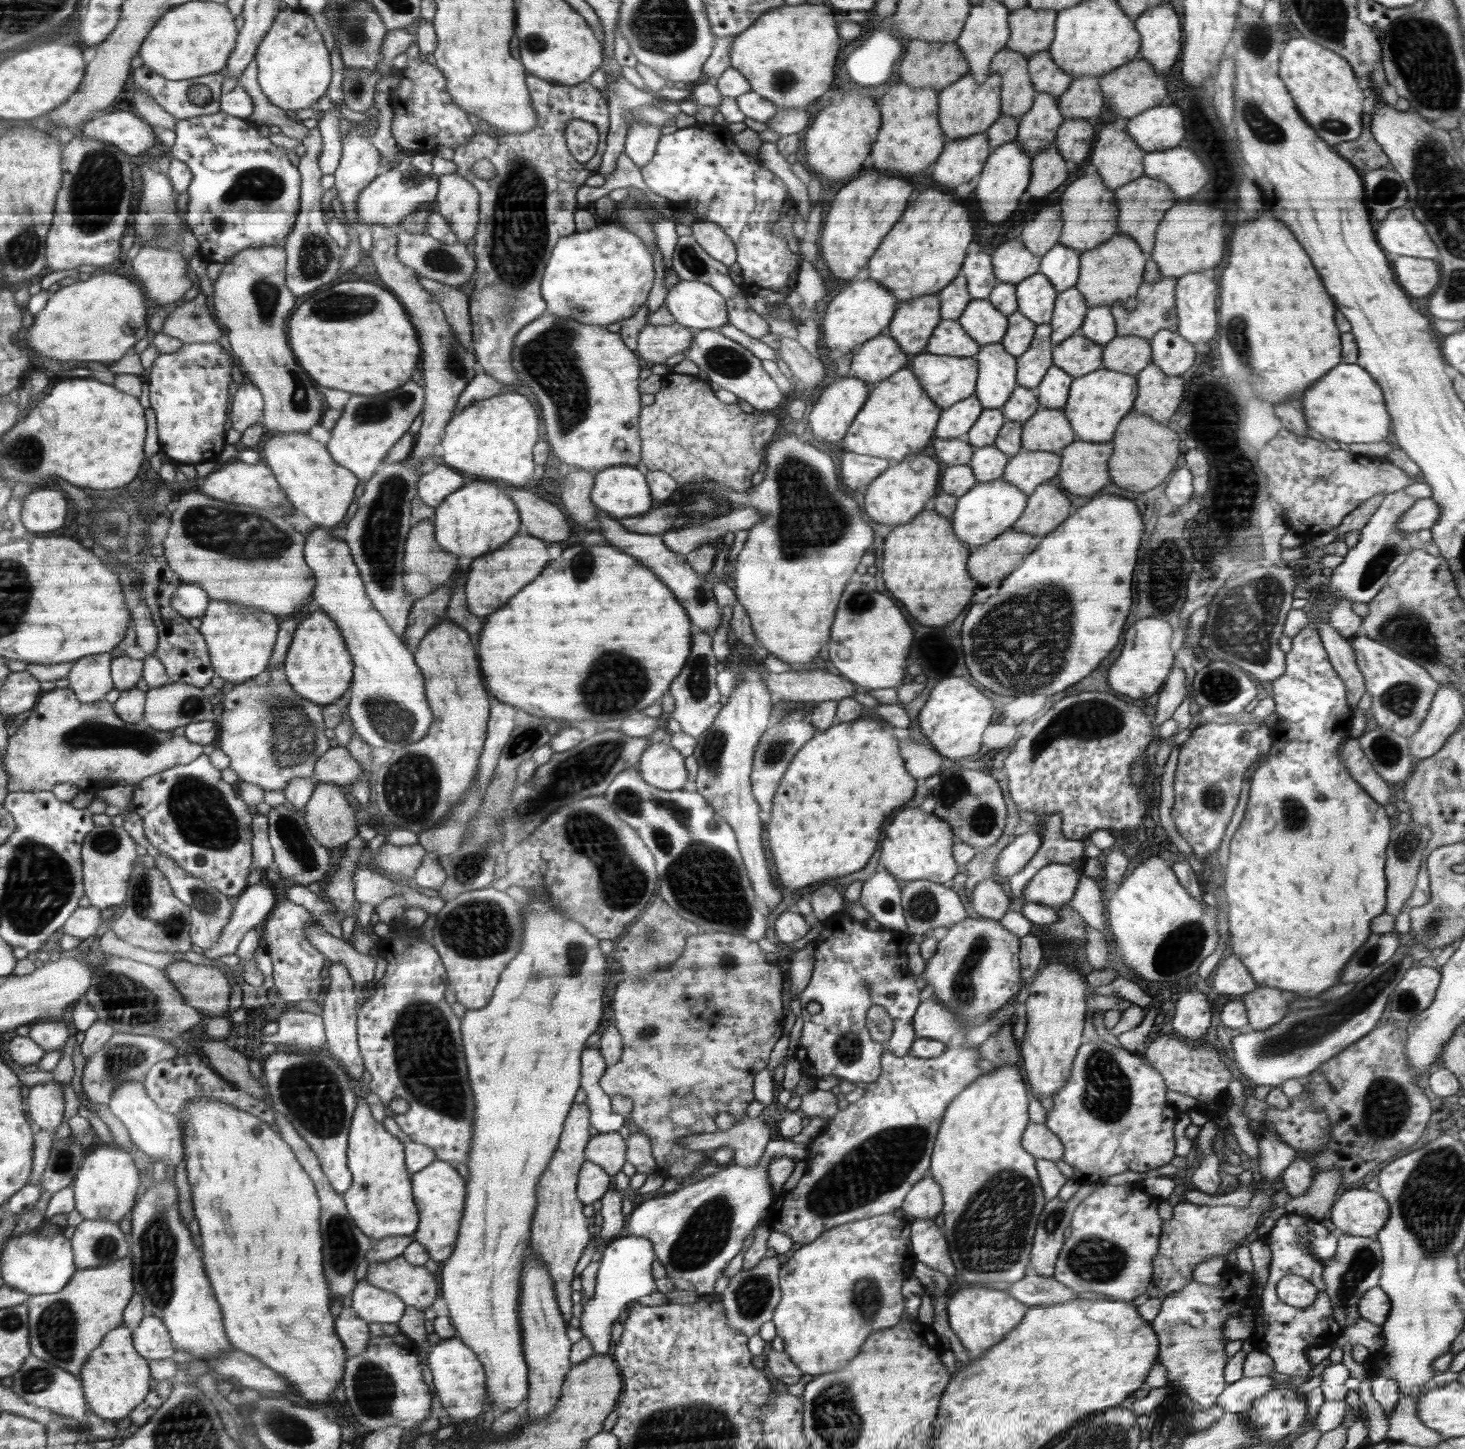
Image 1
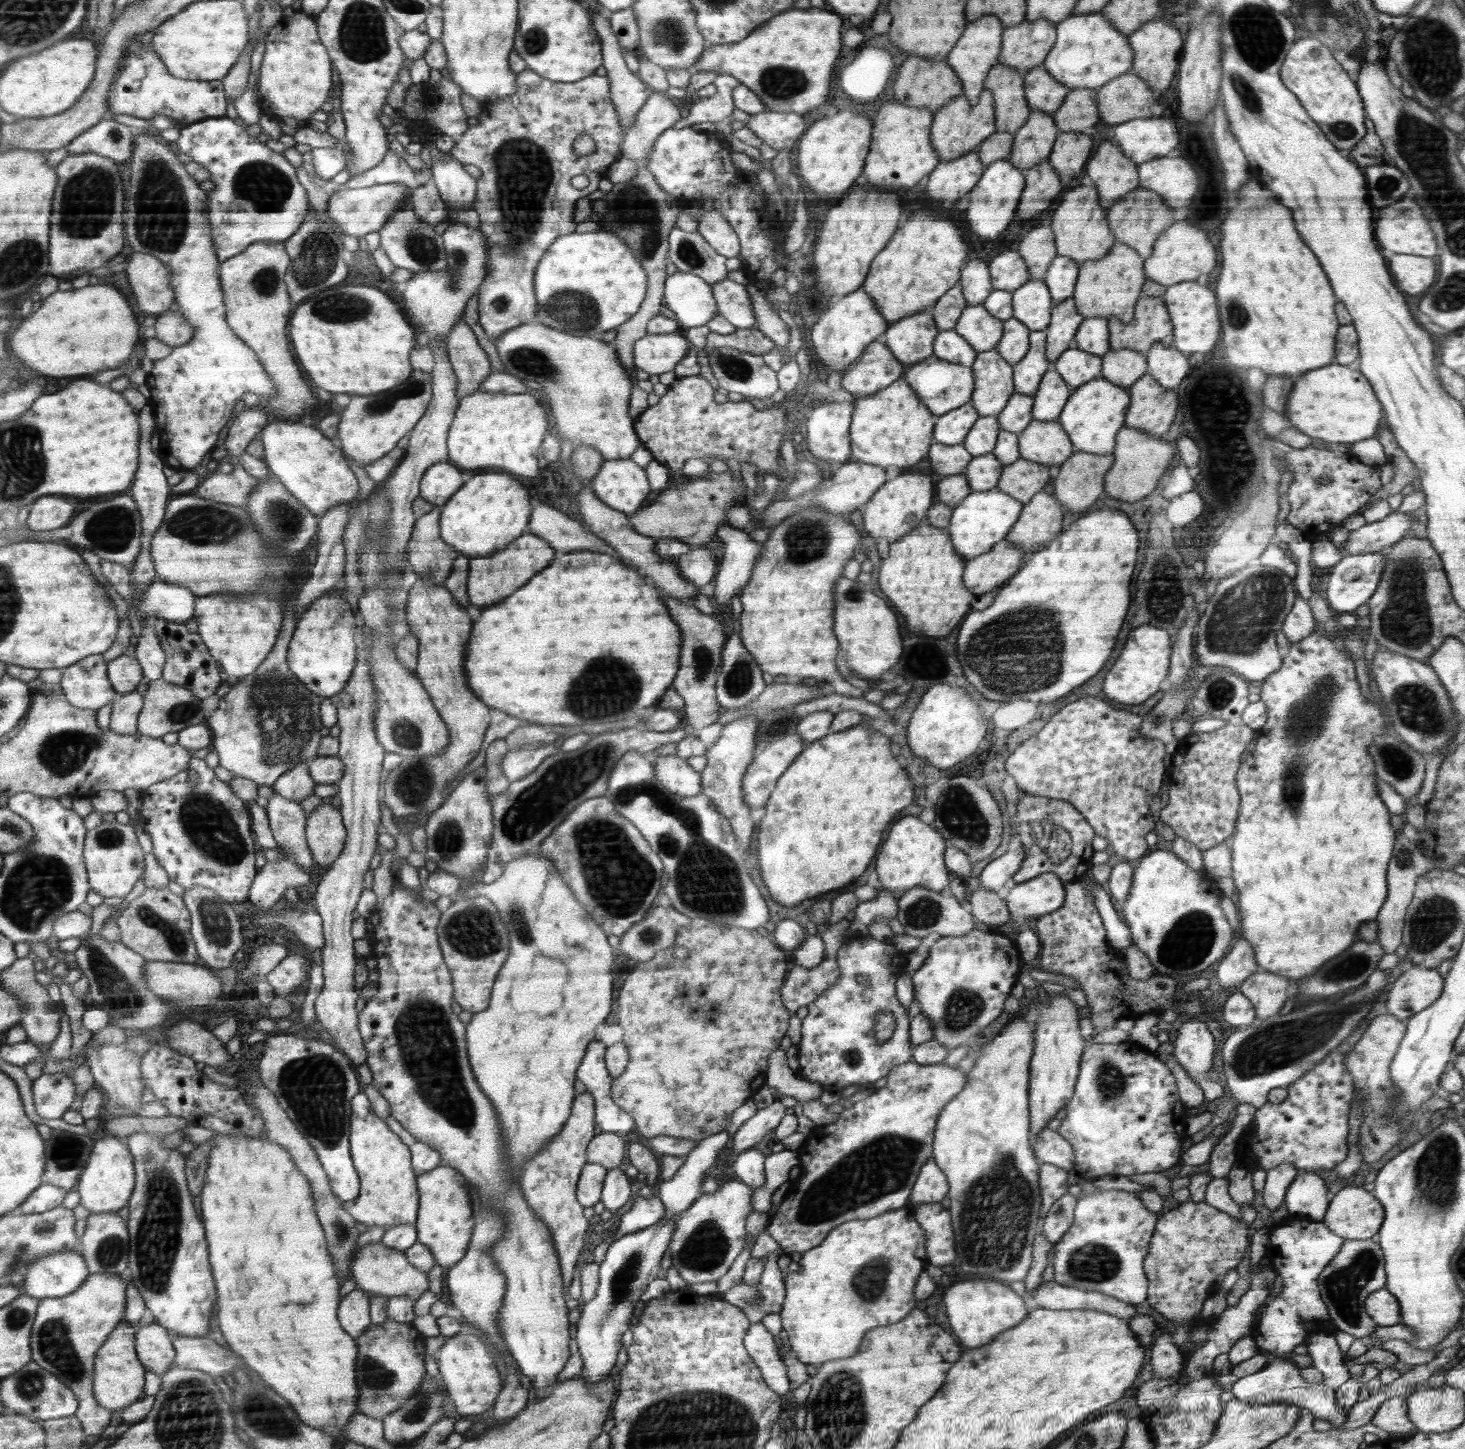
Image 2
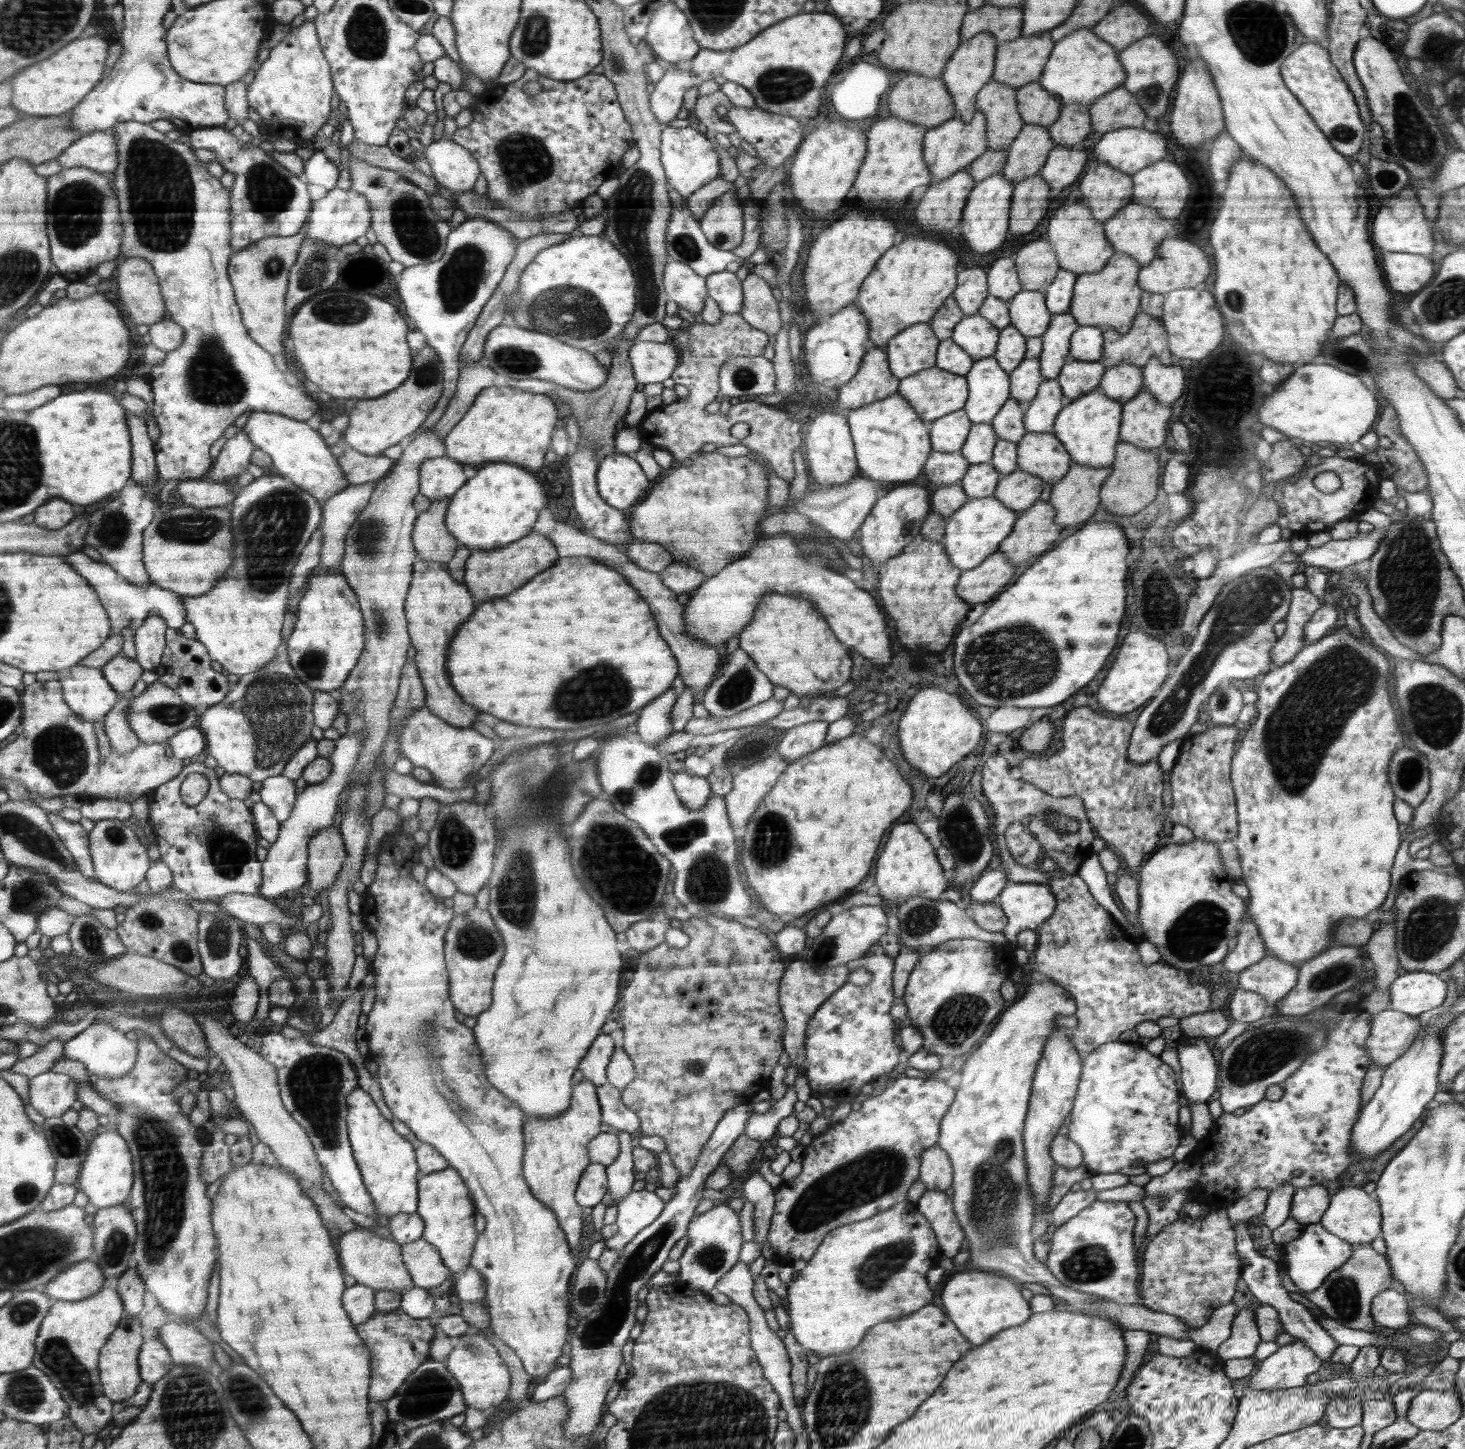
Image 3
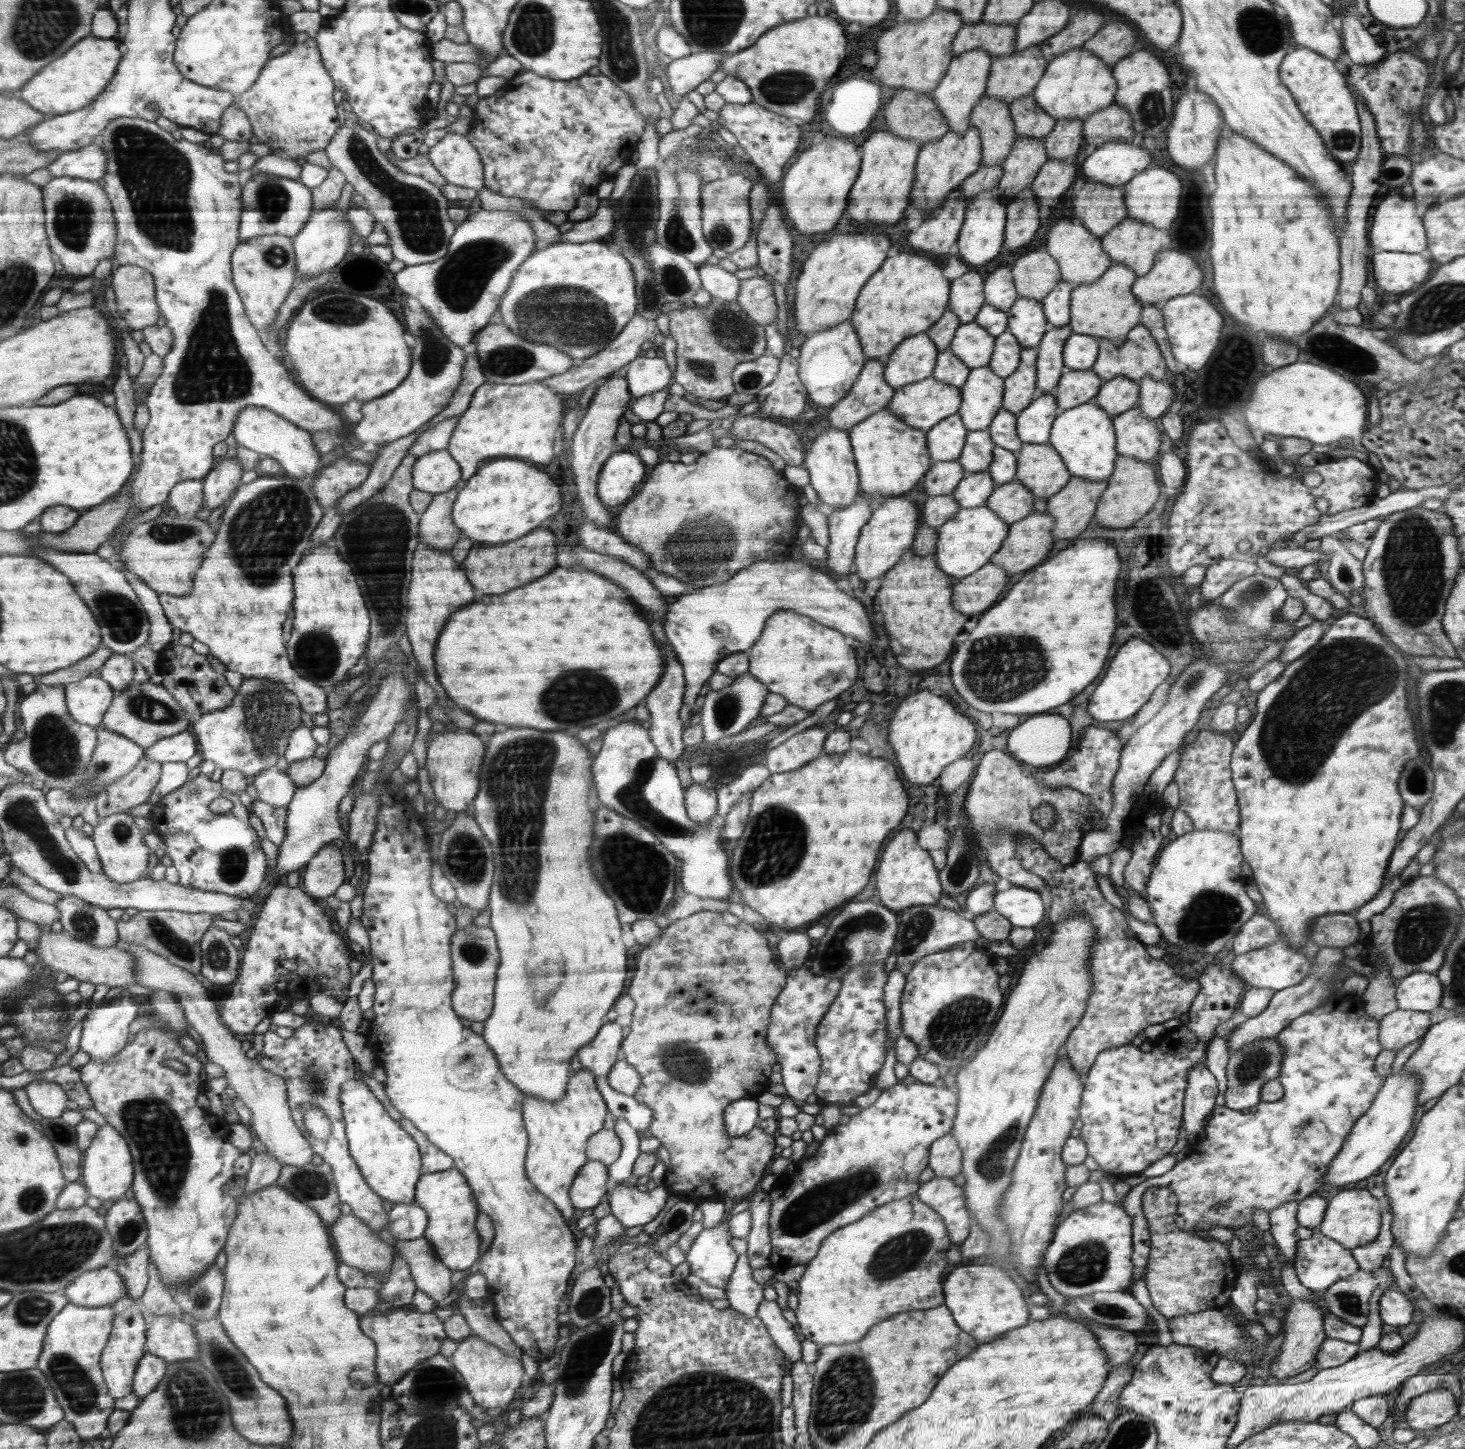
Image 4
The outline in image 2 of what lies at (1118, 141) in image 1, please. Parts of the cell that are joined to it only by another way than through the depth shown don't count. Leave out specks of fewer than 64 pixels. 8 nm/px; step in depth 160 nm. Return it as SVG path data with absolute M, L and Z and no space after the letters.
M1109 137L1086 167L1104 209L1114 206L1125 194L1139 186L1138 164L1123 155L1123 150Z

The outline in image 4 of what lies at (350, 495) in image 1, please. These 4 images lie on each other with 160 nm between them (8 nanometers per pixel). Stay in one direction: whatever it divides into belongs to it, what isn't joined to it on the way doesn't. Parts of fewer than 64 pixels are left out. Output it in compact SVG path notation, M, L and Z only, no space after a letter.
M246 407L234 424L234 438L237 444L260 453L261 455L274 458L283 468L283 474L299 479L312 481L316 475L320 475L322 464L316 444L313 443L312 435L308 431L292 425L288 420L277 413L264 407Z

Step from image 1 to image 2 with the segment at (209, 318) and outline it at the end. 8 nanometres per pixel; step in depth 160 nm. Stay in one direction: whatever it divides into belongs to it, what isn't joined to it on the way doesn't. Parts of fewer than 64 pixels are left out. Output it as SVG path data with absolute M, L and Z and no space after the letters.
M171 311L158 318L155 328L162 343L172 348L187 344L195 333L190 323L182 317L182 313Z

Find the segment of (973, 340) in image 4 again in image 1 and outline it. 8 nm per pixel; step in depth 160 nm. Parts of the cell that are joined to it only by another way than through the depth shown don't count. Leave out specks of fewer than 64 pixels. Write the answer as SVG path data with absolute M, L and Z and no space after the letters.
M973 299L958 323L981 346L1001 342L1009 328L1009 318L987 299Z

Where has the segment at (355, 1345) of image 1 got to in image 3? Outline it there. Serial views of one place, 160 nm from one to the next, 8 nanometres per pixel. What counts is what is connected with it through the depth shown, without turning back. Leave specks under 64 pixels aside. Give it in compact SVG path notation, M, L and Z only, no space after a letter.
M357 1283L346 1290L344 1302L345 1312L349 1314L350 1320L355 1325L373 1319L377 1311L376 1290L375 1288L364 1286L364 1284Z

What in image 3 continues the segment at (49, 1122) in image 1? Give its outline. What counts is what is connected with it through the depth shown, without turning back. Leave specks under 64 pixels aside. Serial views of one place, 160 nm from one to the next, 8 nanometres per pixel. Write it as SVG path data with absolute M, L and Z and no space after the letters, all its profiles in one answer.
M54 1070L32 1078L31 1104L46 1118L63 1117L79 1100L78 1081Z

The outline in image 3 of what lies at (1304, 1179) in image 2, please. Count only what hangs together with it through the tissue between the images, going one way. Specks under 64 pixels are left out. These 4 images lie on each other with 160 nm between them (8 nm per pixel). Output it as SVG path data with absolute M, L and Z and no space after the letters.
M1320 1184L1298 1188L1293 1196L1291 1216L1301 1225L1318 1223L1329 1207L1330 1192Z

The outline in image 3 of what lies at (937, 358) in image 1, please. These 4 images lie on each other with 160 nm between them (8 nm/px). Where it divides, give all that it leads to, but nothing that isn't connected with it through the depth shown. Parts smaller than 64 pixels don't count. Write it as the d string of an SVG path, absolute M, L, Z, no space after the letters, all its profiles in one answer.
M935 365L902 379L899 391L913 405L922 420L933 423L942 416L949 415L954 411L960 411L965 407L969 396L968 377L946 372L946 370L942 370Z

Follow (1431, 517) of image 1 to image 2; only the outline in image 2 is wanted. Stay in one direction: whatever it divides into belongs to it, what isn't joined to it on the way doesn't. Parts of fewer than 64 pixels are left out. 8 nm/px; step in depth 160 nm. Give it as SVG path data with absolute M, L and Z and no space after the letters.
M1391 512L1383 520L1366 523L1362 528L1352 531L1341 548L1344 556L1366 554L1386 550L1395 542L1402 540L1413 521L1417 521L1413 512Z

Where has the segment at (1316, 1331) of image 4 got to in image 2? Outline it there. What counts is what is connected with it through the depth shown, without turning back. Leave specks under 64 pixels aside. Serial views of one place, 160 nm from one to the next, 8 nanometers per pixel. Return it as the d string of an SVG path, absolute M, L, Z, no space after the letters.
M1272 1359L1260 1372L1240 1378L1230 1391L1234 1394L1234 1399L1246 1401L1248 1404L1270 1404L1273 1402L1290 1403L1303 1408L1307 1408L1315 1418L1328 1420L1334 1428L1341 1428L1346 1422L1348 1411L1345 1411L1338 1403L1335 1390L1326 1388L1324 1384L1312 1384L1306 1382L1300 1376L1300 1366L1295 1362L1286 1359Z

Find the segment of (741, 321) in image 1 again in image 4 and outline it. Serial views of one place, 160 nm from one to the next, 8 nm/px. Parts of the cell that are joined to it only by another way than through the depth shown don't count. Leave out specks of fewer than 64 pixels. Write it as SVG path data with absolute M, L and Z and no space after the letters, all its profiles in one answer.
M716 262L700 266L702 289L706 290L711 297L734 302L740 294L742 281L722 268Z

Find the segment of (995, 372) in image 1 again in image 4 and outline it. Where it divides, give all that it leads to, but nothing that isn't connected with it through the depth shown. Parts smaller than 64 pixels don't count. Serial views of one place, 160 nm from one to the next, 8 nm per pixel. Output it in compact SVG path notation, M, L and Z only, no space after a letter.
M989 365L972 370L967 382L961 387L964 394L960 410L956 413L965 422L965 428L969 431L987 431L989 425L1000 411L1001 402L1004 399L1005 379L992 371Z

